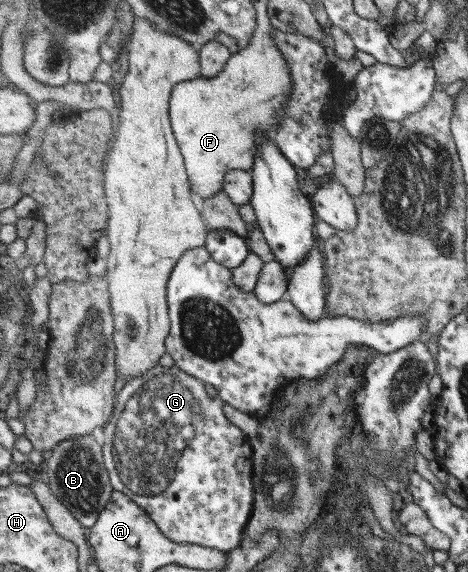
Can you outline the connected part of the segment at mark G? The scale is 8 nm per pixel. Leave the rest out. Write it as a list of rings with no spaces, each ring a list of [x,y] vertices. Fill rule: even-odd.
[[[175,362],[168,368],[158,364],[156,368],[146,371],[140,377],[134,377],[134,379],[130,379],[130,381],[124,384],[117,402],[114,403],[112,417],[101,428],[103,429],[104,437],[102,445],[104,466],[108,470],[110,484],[112,484],[116,491],[124,492],[134,502],[137,502],[156,521],[163,534],[172,541],[182,544],[200,544],[209,548],[230,552],[240,546],[242,540],[244,540],[245,529],[253,516],[257,492],[253,481],[254,466],[252,460],[254,451],[249,442],[250,437],[226,418],[226,414],[224,414],[225,404],[227,403],[222,400],[219,394],[214,397],[208,394],[206,381],[202,381],[198,377],[183,371]]]

